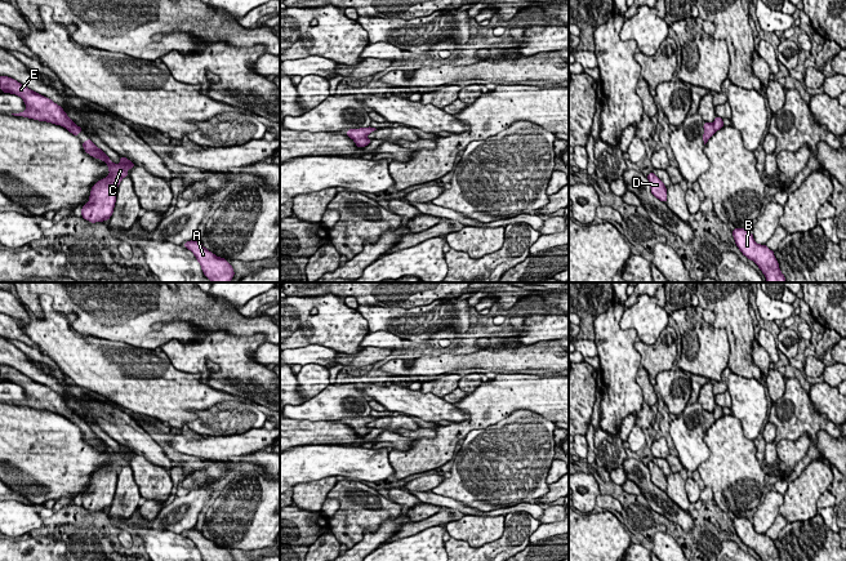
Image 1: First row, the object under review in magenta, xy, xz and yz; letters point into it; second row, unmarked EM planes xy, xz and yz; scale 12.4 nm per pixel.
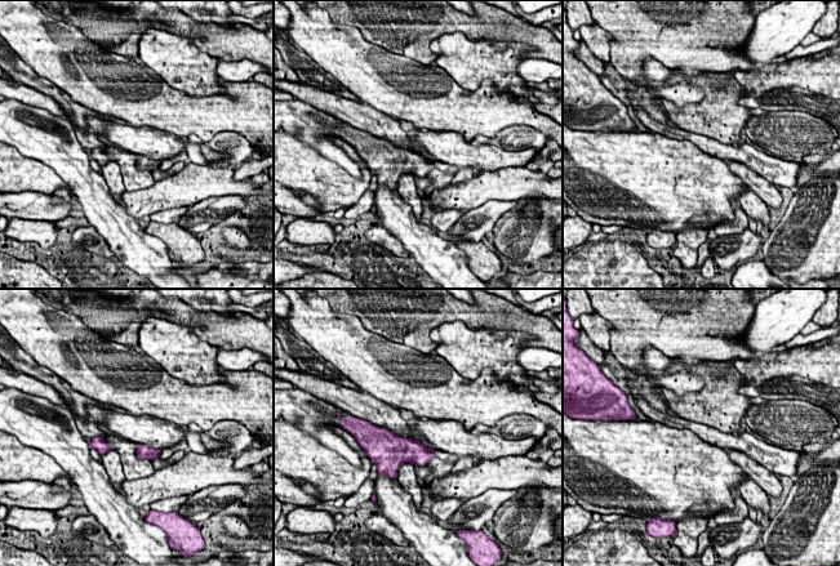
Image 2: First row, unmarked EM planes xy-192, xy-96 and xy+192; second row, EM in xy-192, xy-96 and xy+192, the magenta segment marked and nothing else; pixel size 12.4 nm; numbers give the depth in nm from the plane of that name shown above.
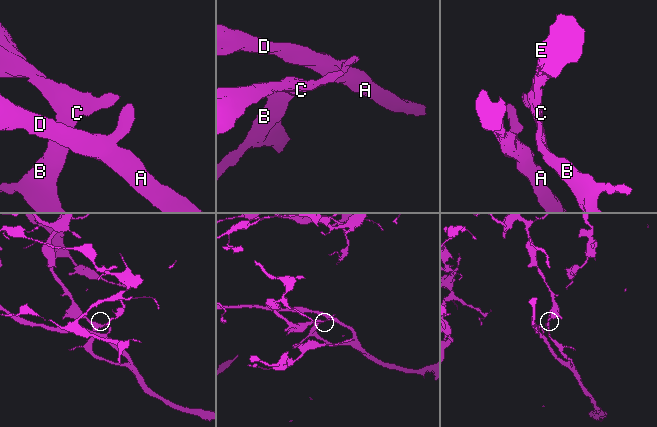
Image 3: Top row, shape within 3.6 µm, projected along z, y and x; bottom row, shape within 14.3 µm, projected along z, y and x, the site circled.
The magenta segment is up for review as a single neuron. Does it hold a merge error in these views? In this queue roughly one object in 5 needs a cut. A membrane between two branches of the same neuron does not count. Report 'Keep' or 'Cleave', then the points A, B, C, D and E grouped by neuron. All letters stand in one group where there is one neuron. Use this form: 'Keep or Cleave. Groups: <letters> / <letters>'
Keep. Groups: A B C D E

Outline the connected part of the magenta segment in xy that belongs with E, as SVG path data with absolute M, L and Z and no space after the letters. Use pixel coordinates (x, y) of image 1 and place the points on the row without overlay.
M0 365L0 378L4 382L12 382L19 384L27 399L19 402L12 402L14 405L25 405L34 409L48 410L55 414L62 414L74 424L77 426L81 422L81 417L77 415L63 400L63 397L55 393L52 388L32 380L27 375L19 373L17 369L8 365Z

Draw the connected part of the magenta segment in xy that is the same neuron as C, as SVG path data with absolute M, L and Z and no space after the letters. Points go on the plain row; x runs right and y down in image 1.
M92 428L84 429L83 436L86 442L104 450L108 454L110 463L92 476L89 491L83 494L81 506L92 512L108 509L113 502L117 475L124 466L128 466L126 459L135 454L124 445L120 445L120 453L113 453L110 446L92 431Z

